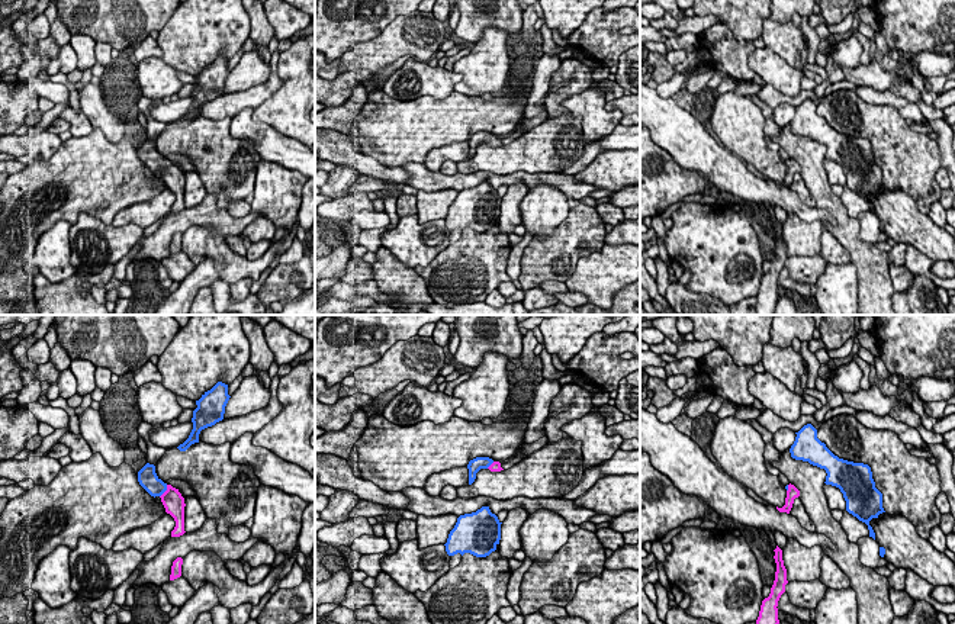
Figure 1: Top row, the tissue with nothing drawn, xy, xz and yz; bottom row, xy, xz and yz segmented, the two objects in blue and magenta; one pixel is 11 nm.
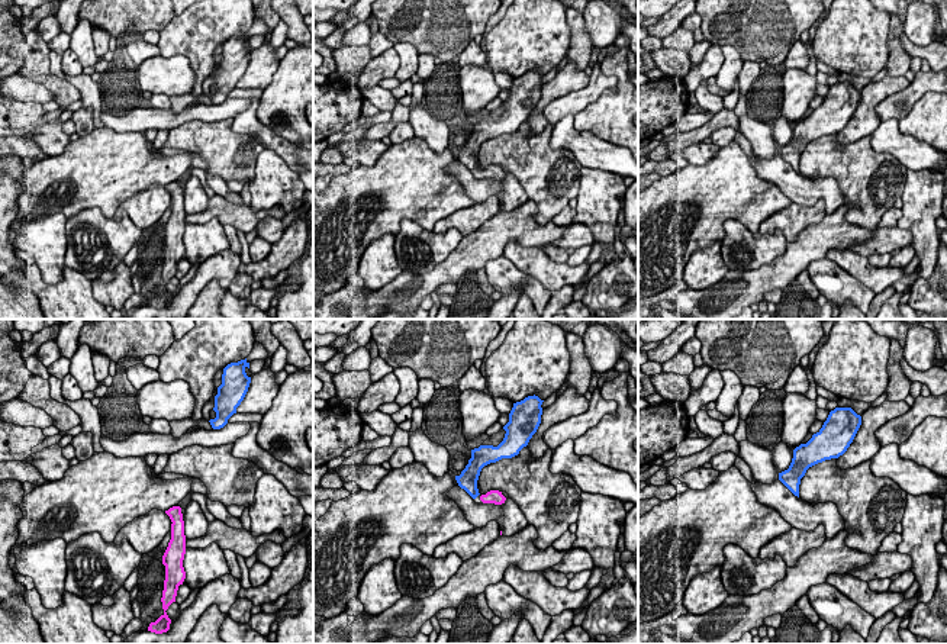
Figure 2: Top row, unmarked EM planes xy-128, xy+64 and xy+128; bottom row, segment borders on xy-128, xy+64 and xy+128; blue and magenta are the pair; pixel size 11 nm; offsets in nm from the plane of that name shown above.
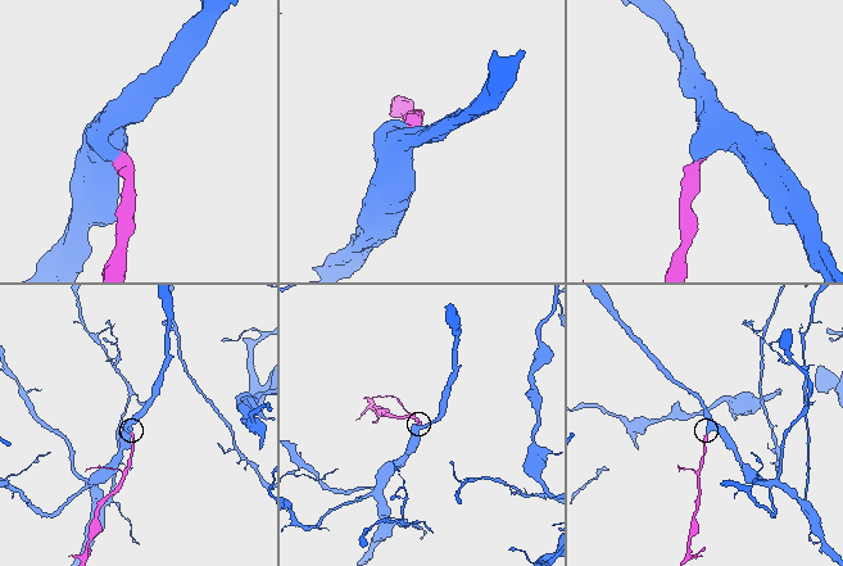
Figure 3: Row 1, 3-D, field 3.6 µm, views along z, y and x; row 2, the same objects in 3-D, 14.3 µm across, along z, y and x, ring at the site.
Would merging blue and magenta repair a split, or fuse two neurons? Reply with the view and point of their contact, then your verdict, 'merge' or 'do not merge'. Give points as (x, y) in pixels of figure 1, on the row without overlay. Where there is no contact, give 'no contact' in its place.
meets blue in xy at (166, 164); merge

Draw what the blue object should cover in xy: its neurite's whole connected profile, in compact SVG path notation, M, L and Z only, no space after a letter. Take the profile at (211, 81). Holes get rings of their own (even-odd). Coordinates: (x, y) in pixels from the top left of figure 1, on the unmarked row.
M218 57L210 65L205 67L199 75L197 83L193 86L193 104L189 113L177 123L186 126L192 119L199 118L202 104L215 100L224 94L225 81L229 75L228 59Z

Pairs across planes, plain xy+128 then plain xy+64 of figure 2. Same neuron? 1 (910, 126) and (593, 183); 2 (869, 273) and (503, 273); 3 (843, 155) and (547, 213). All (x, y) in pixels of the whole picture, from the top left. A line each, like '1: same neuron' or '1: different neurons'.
1: different neurons
2: different neurons
3: same neuron

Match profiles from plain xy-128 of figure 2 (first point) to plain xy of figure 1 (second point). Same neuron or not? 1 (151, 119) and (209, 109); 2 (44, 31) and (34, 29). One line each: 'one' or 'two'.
1: one
2: one

